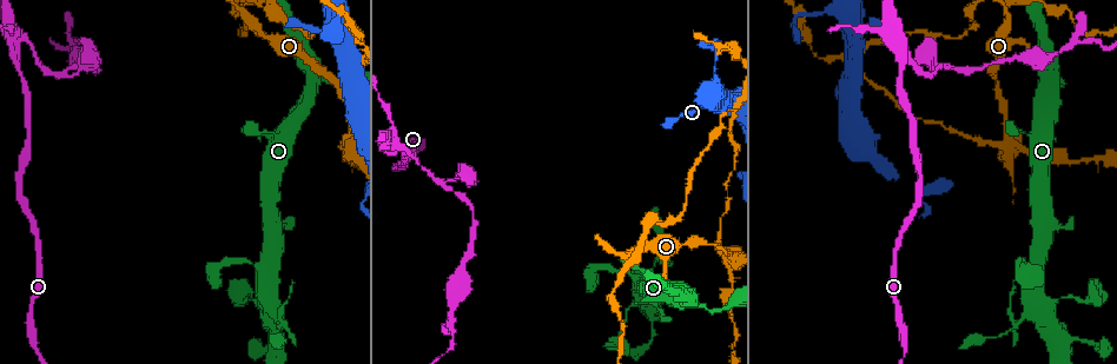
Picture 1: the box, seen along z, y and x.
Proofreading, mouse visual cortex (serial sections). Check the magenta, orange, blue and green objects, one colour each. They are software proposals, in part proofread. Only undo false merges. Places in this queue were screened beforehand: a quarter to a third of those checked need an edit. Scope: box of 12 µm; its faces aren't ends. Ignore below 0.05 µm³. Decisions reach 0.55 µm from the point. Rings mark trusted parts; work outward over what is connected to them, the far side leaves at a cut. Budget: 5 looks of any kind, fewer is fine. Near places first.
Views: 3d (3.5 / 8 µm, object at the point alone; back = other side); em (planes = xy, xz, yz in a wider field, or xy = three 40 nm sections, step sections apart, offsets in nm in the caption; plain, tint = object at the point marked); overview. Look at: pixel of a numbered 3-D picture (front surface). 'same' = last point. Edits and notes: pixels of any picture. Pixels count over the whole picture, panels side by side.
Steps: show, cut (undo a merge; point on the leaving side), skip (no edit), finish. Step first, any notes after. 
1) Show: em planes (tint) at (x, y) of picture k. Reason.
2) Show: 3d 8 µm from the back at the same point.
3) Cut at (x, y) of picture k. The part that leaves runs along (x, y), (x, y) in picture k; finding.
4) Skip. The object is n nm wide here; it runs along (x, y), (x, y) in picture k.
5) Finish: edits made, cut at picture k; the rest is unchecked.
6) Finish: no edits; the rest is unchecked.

Show: 3d 3.5 µm from the back at (16, 38) of picture 1.

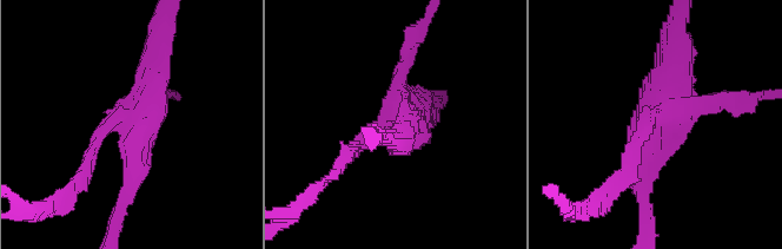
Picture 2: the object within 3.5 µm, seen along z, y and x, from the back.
Show: em xy step 1 (tint) at (652, 126) of picture 2.

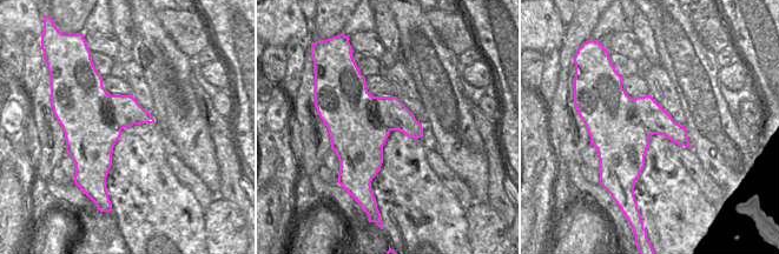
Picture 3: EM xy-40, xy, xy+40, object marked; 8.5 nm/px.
Cut at (737, 103) of picture 2. The object is 550 nm wide here; a border runs along (109, 95), (107, 114), (120, 129) in picture 3; a second cell is stuck on.

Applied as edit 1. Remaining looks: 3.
Show: overview. See it whole again.

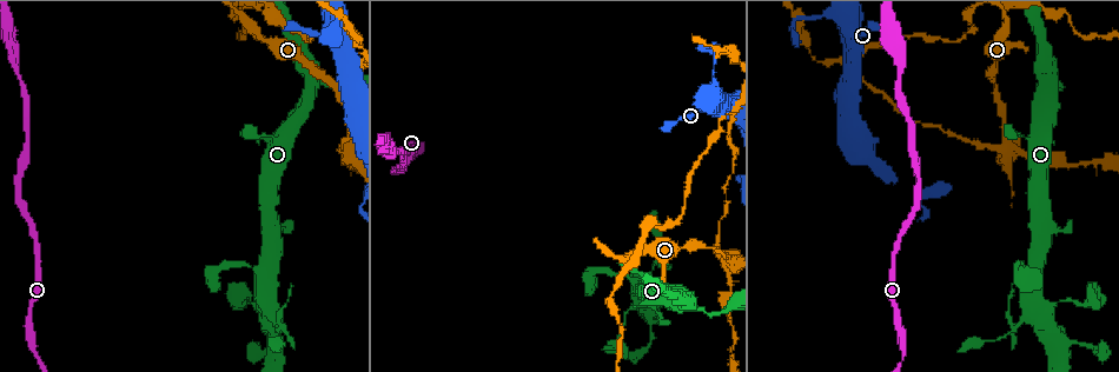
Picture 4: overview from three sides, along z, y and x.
Show: 3d 3.5 µm at (337, 20) of picture 4.

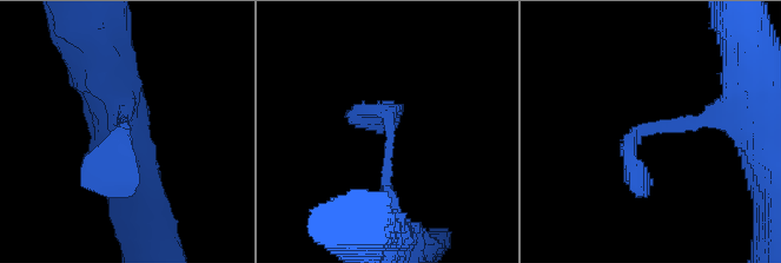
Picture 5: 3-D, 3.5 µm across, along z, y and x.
Show: em xy step 3 (tint) at (385, 142) of picture 5.

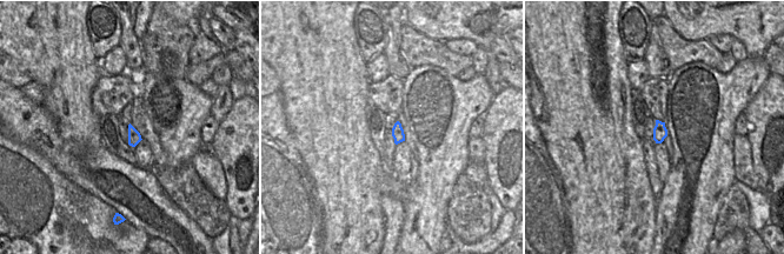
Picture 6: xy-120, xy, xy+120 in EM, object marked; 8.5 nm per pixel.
Skip. It runs along (739, 120), (640, 131), (630, 142), (636, 178) in picture 5; continuous, no second cell.

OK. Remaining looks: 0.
Finish: edits made, cut at picture 2; the rest is unchecked.

